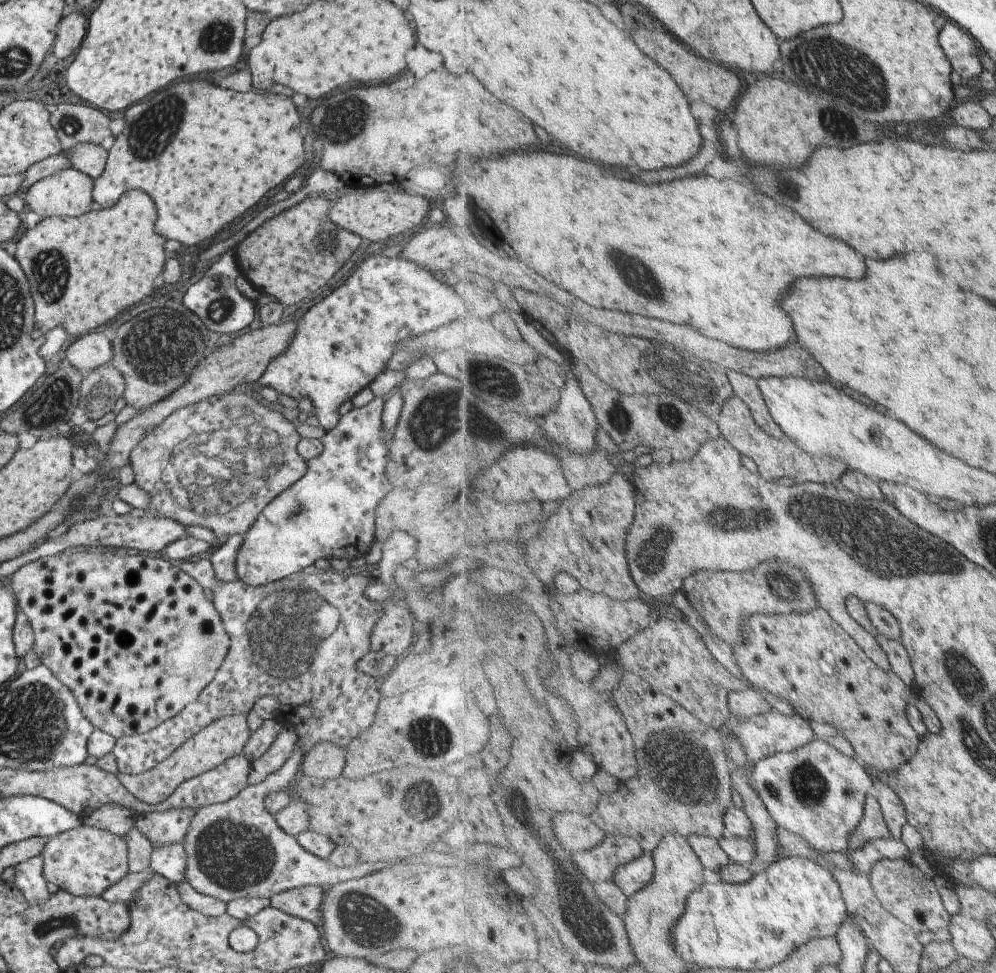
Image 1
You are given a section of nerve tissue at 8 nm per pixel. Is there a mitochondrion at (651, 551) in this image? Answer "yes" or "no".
yes

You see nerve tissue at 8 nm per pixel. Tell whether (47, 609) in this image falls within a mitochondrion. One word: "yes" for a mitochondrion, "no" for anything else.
no

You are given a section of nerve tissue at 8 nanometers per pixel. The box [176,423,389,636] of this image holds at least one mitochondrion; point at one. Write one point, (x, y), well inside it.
(297, 511)

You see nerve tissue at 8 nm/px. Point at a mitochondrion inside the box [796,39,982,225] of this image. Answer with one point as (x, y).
(842, 128)

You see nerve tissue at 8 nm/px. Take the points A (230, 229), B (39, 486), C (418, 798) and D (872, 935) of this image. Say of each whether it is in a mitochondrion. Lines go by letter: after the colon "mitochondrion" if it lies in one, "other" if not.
A: other
B: other
C: mitochondrion
D: other

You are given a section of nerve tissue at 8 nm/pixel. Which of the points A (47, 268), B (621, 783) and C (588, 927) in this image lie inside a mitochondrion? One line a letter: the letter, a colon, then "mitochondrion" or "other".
A: mitochondrion
B: other
C: mitochondrion

